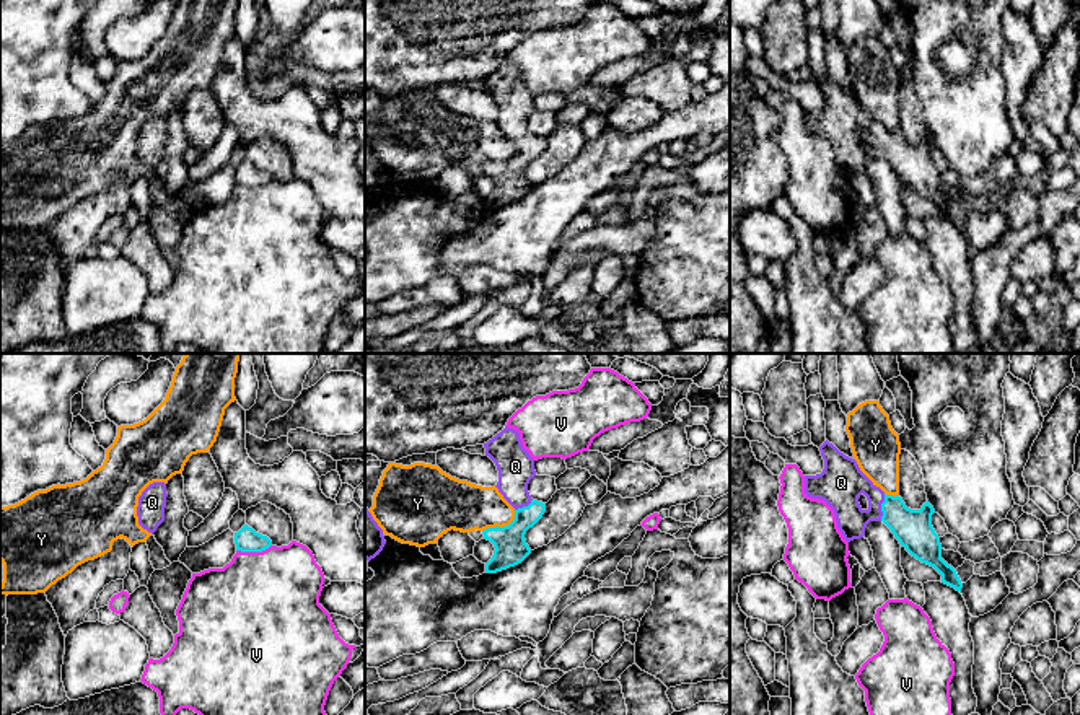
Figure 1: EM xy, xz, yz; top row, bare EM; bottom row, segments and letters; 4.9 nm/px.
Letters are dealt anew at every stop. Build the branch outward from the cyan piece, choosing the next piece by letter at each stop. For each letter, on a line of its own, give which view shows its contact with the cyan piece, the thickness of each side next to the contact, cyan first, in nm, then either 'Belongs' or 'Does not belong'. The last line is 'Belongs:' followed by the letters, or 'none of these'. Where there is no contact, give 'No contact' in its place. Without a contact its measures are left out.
Q: Touches cyan in yz. Thickness 190 nm (cyan) against 220 nm. Belongs
V: Touches cyan in xy. Thickness 120 nm (cyan) against 480 nm. Does not belong
Y: Touches cyan in xz. Thickness 160 nm (cyan) against 240 nm. Does not belong
Belongs: Q

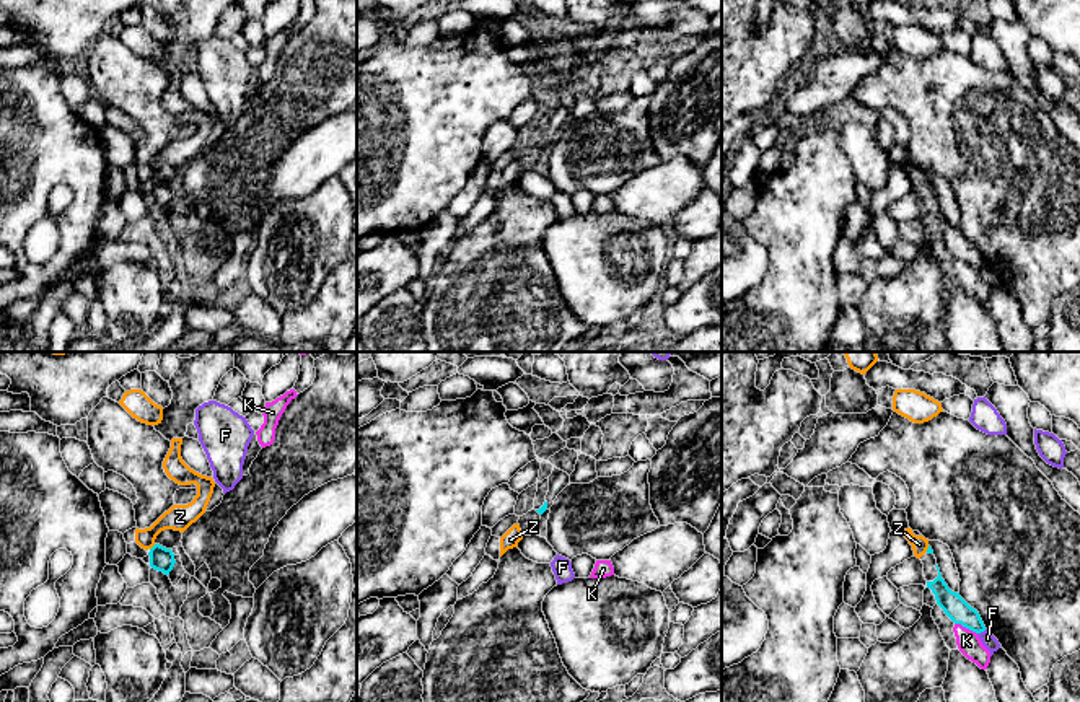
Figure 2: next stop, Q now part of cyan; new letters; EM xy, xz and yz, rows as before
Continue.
F: Touches cyan in yz. Thickness 110 nm (cyan) against 70 nm. Does not belong
K: Touches cyan in yz. Thickness 110 nm (cyan) against 120 nm. Does not belong
Z: Touches cyan in xy. Thickness 120 nm (cyan) against 130 nm. Does not belong
Belongs: none of these

